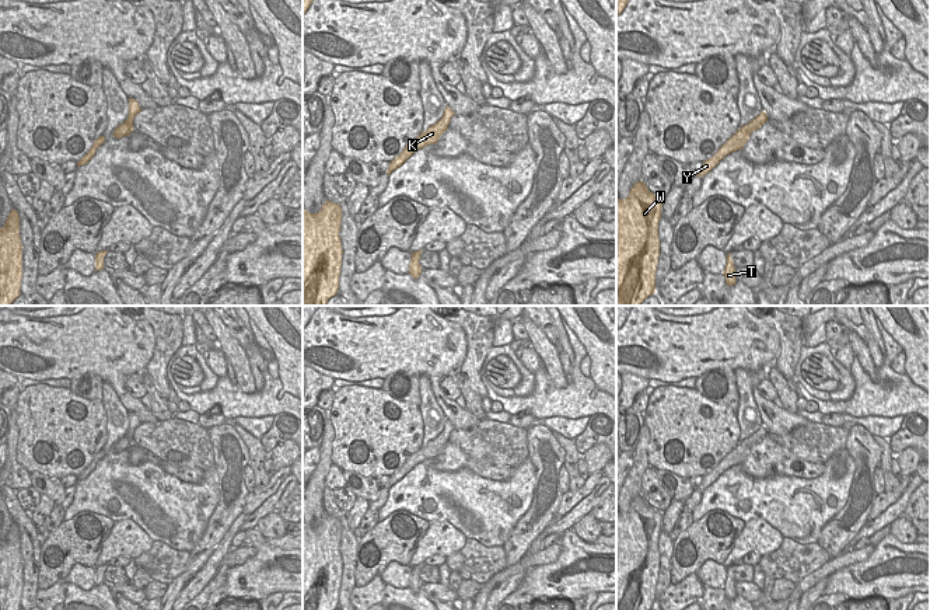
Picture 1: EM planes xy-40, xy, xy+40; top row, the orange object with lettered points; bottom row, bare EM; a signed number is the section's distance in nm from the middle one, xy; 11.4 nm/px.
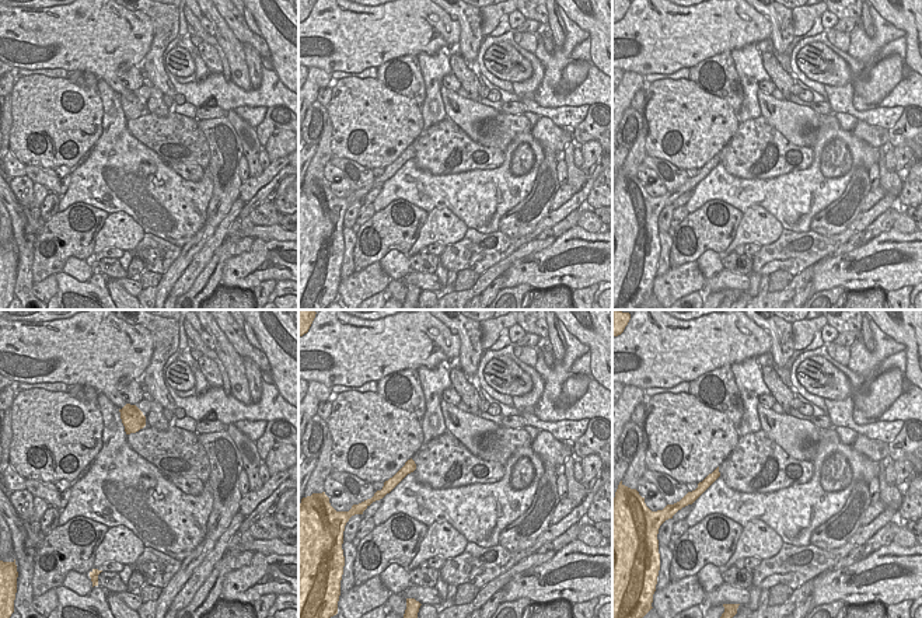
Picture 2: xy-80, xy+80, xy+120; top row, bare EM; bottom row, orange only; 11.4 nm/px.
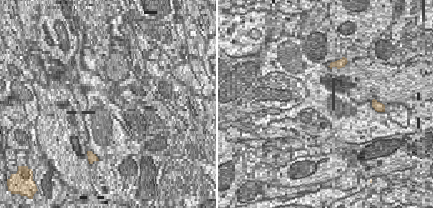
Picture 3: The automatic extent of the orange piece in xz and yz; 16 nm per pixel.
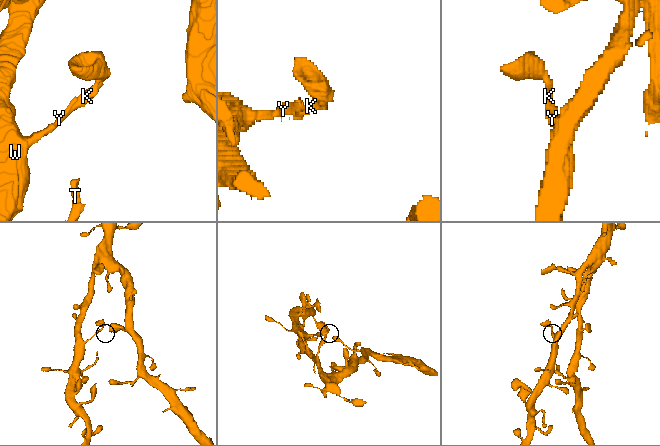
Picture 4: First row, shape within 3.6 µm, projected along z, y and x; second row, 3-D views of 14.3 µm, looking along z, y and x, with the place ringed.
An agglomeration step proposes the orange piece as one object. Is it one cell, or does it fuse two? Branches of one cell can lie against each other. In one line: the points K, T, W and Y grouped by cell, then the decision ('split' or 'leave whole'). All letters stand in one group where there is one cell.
K T W Y | leave whole

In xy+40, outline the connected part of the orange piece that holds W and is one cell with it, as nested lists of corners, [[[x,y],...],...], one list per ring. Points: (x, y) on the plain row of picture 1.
[[[636,496],[626,513],[616,512],[616,610],[651,610],[655,607],[655,585],[660,571],[658,536],[662,512]]]

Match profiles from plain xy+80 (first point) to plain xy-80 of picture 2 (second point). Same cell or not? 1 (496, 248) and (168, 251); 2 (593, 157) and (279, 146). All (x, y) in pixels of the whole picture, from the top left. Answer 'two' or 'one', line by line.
1: one
2: one

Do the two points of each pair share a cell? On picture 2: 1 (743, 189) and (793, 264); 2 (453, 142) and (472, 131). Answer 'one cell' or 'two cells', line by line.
1: two cells
2: two cells

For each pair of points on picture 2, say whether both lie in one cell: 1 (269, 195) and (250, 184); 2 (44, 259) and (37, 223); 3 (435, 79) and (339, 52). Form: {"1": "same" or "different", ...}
{"1": "different", "2": "different", "3": "different"}

